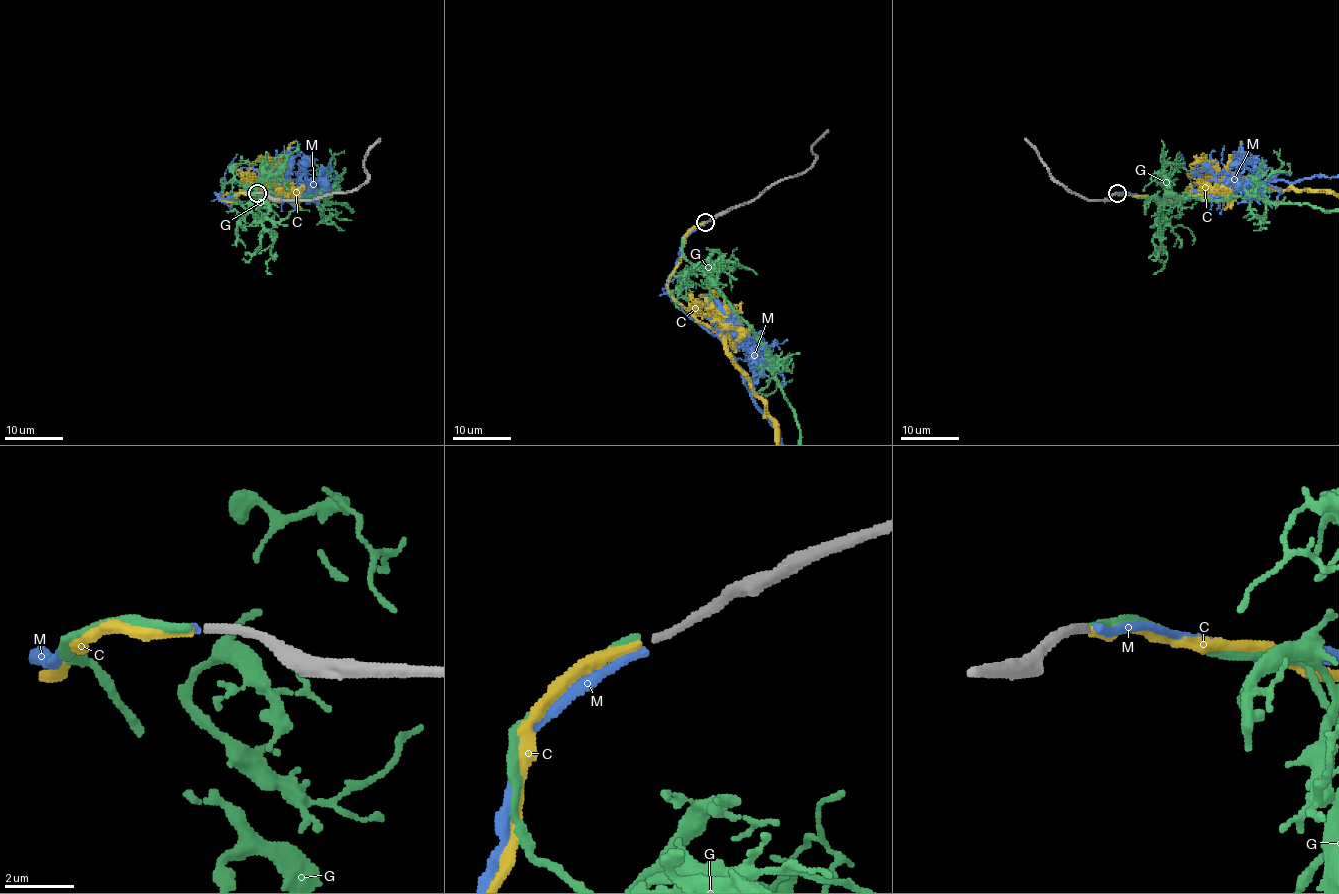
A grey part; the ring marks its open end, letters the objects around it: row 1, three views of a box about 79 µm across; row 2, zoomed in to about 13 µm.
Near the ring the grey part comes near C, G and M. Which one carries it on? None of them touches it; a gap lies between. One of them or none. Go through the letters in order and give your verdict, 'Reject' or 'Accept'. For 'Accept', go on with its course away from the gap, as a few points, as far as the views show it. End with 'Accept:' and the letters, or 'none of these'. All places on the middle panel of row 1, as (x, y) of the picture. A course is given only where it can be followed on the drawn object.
C: Accept
G: Reject
M: Reject
Accept: C

